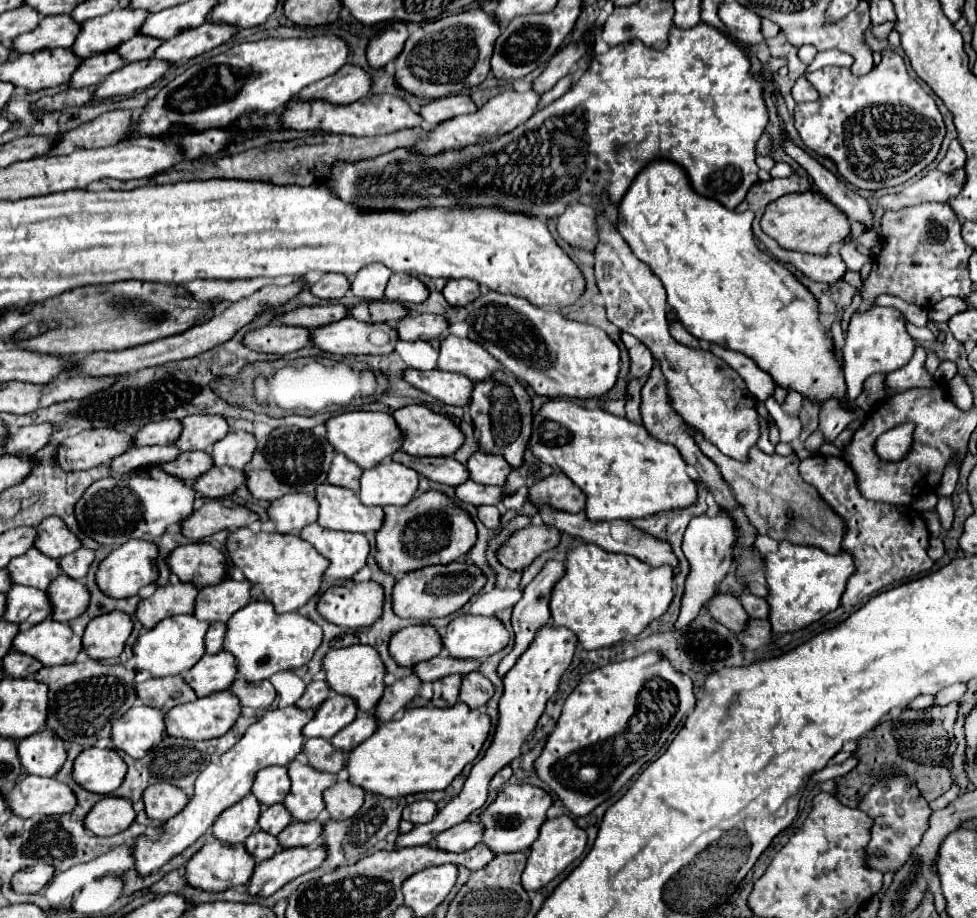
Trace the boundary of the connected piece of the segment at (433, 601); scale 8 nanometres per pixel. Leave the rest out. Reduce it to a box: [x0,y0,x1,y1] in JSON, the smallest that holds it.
[392,563,486,621]

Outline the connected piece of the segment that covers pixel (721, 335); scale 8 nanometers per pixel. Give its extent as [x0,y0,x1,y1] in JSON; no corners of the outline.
[616,159,844,403]

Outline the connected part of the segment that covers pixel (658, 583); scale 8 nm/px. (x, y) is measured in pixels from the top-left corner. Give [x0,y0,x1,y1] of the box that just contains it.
[552,543,674,651]

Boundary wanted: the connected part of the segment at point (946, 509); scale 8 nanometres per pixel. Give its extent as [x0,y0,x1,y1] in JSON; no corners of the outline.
[936,499,954,531]

